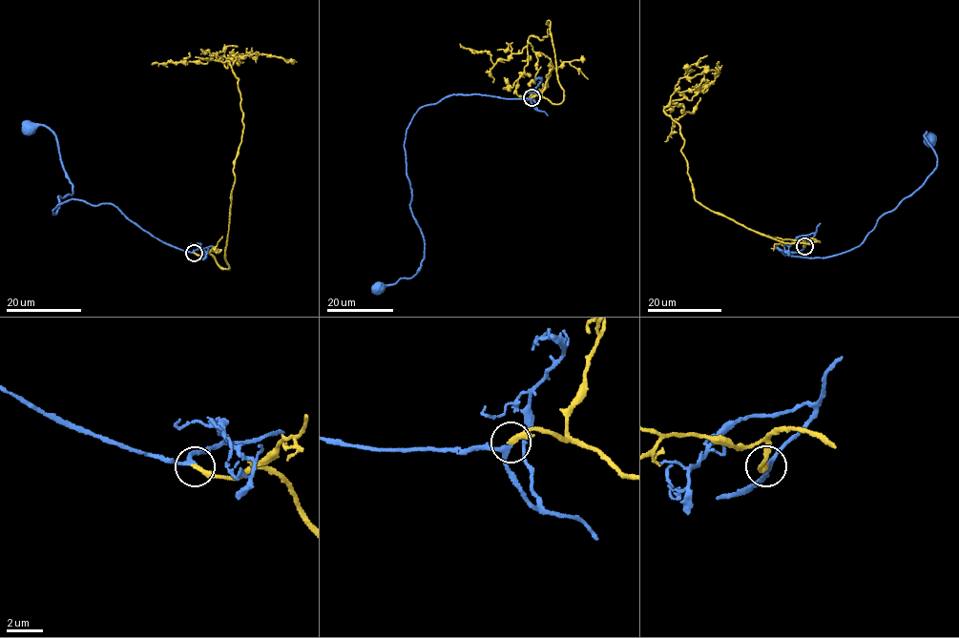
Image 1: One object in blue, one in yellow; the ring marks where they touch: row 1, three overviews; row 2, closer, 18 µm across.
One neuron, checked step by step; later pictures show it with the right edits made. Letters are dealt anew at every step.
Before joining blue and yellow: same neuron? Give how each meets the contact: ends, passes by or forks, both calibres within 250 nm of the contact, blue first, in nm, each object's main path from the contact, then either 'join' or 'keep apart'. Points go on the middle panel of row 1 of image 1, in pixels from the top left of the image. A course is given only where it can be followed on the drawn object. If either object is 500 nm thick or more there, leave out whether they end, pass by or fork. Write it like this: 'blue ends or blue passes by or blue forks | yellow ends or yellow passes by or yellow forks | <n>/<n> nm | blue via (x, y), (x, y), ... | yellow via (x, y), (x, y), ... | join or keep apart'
blue passes by | yellow ends | 200/280 nm | blue via (531, 97), (456, 94), (417, 111), (404, 145), (410, 208), (425, 243), (421, 266), (410, 278), (378, 288) | yellow via (531, 97), (563, 98), (550, 21), (547, 37), (530, 36), (509, 60), (494, 63), (460, 44) | join

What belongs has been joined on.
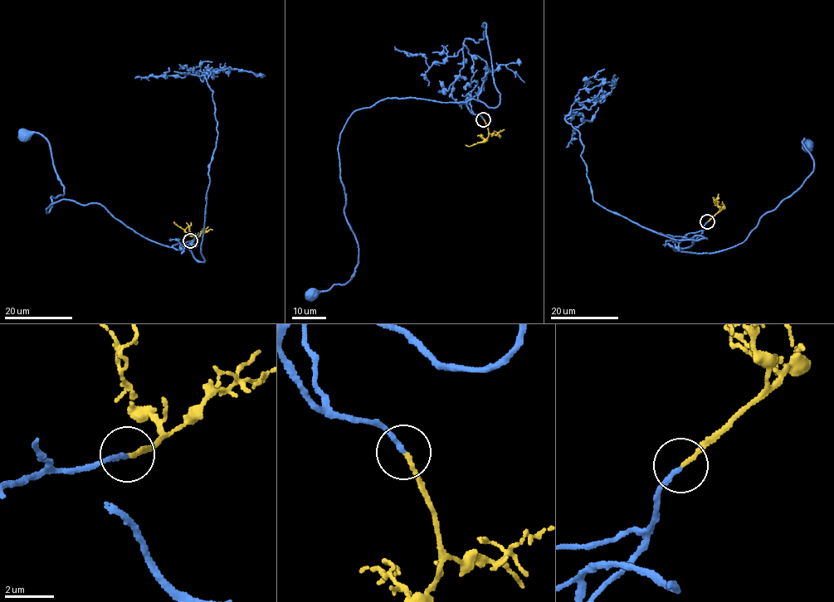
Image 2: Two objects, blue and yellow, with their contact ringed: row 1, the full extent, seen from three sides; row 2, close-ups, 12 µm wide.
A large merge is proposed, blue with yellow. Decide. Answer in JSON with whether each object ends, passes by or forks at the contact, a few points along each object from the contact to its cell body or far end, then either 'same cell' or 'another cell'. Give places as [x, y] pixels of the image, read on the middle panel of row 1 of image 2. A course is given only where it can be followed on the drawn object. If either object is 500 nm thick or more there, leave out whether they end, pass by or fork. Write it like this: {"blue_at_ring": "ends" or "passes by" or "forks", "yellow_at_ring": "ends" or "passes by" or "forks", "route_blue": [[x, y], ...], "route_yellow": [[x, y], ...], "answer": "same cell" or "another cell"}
{"blue_at_ring": "ends", "yellow_at_ring": "ends", "route_blue": [[484, 118], [464, 102], [410, 97], [354, 111], [338, 146], [355, 272], [311, 294]], "route_yellow": [[484, 118], [488, 136], [482, 141], [465, 145]], "answer": "same cell"}

